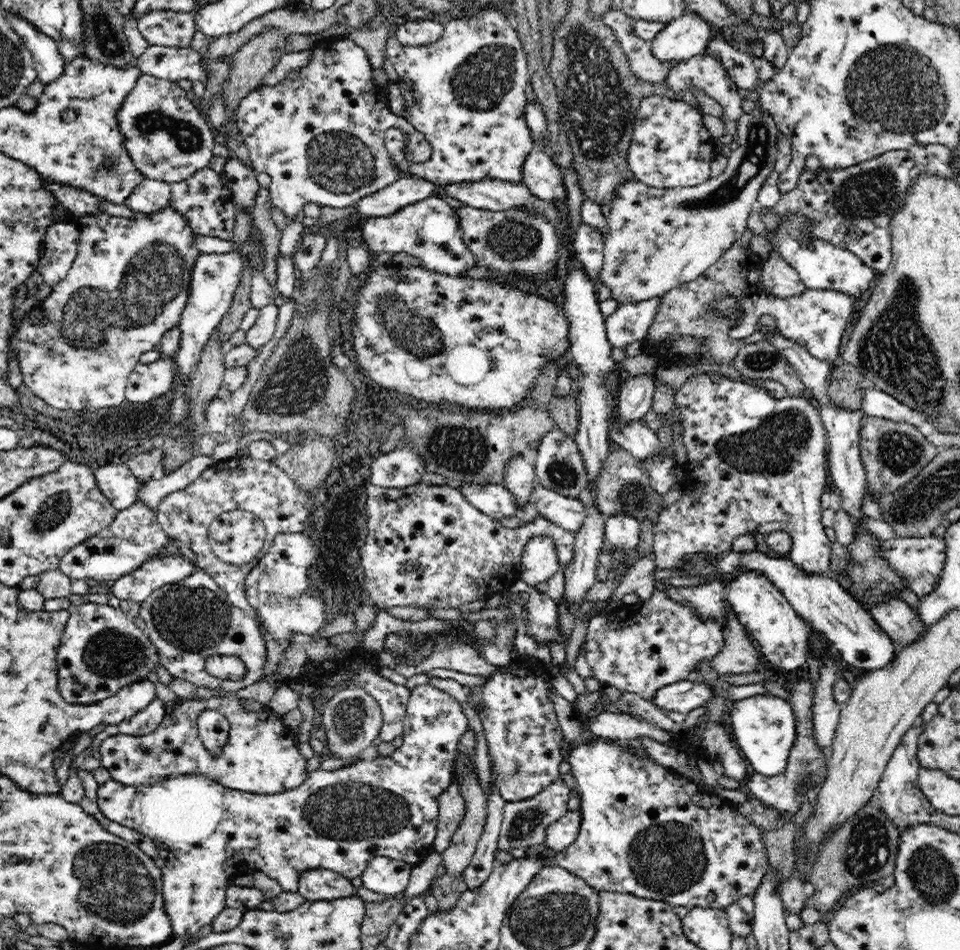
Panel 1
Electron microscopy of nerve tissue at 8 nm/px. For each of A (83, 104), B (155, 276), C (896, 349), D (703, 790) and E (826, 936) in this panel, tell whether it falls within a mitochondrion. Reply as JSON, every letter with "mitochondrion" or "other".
{"A":"other","B":"mitochondrion","C":"mitochondrion","D":"other","E":"other"}

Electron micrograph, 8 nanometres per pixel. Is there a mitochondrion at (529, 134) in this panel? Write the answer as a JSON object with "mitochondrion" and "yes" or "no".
{"mitochondrion":"no"}

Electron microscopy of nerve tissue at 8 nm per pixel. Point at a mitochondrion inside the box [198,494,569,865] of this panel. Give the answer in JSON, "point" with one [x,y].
{"point":[346,810]}

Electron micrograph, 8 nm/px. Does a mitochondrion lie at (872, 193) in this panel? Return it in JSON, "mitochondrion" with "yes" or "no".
{"mitochondrion":"yes"}

